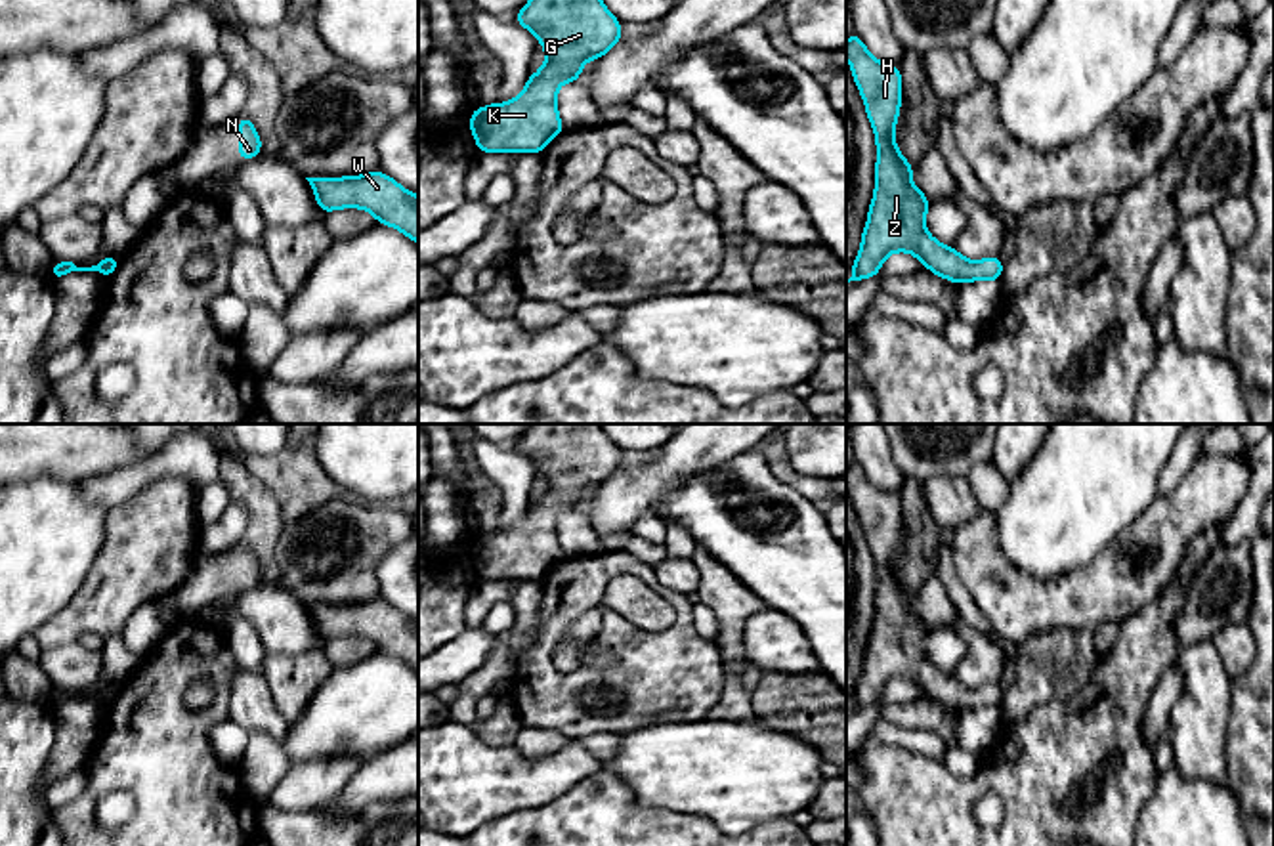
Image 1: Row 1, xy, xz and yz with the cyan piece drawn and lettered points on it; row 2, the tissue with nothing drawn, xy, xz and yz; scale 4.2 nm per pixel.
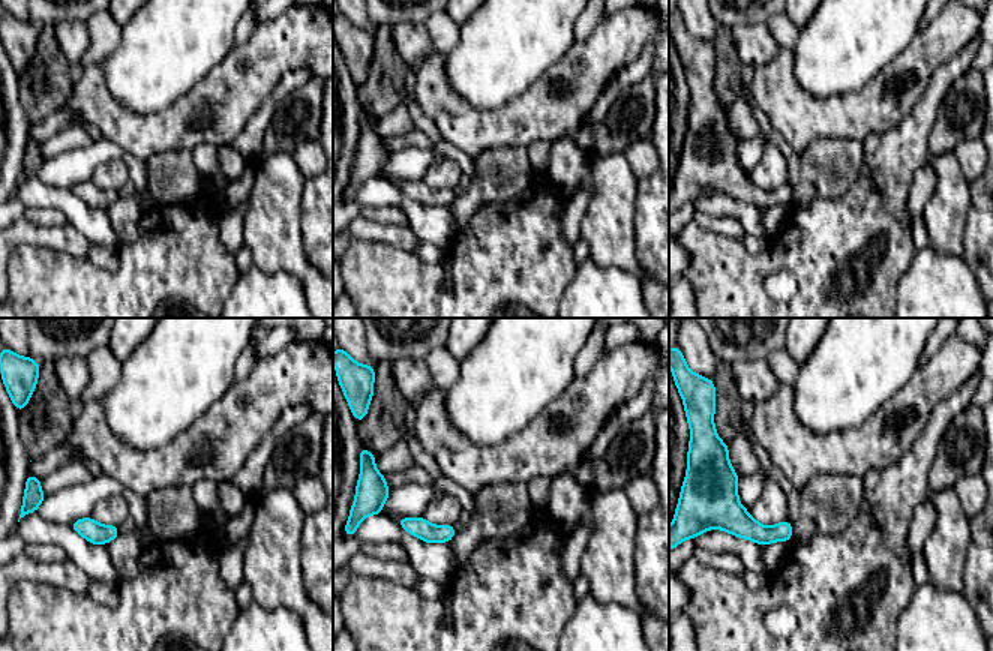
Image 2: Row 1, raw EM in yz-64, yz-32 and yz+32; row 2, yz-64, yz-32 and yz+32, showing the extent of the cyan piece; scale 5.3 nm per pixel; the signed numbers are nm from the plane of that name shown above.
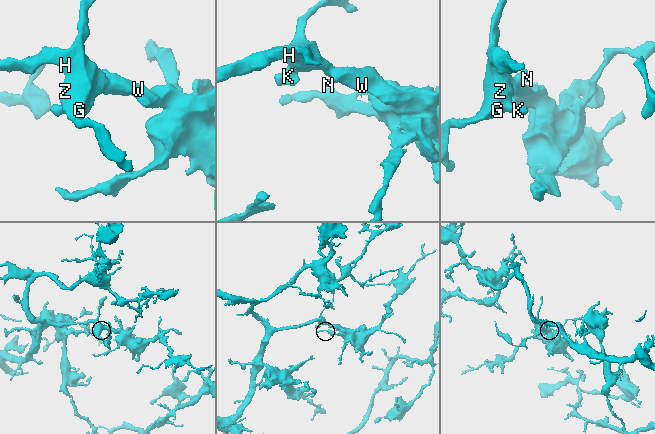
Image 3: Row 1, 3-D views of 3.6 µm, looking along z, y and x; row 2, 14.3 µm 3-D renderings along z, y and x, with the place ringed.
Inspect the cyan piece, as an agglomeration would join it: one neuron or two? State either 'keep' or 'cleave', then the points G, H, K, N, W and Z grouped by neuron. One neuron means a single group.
keep; G H K N W Z

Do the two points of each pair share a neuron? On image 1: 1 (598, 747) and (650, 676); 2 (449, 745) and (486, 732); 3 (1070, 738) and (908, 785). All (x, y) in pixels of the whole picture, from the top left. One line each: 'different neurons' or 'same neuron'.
1: different neurons
2: different neurons
3: same neuron

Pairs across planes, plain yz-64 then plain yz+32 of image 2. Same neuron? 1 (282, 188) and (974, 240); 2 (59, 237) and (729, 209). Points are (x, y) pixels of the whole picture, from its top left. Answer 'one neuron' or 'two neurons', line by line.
1: two neurons
2: two neurons

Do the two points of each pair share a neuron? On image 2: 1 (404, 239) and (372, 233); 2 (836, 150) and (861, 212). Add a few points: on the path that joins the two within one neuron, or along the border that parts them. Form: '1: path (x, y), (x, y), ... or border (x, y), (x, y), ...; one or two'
1: path (396, 236), (380, 233); one
2: border (866, 156), (860, 177), (845, 192), (818, 198); two

